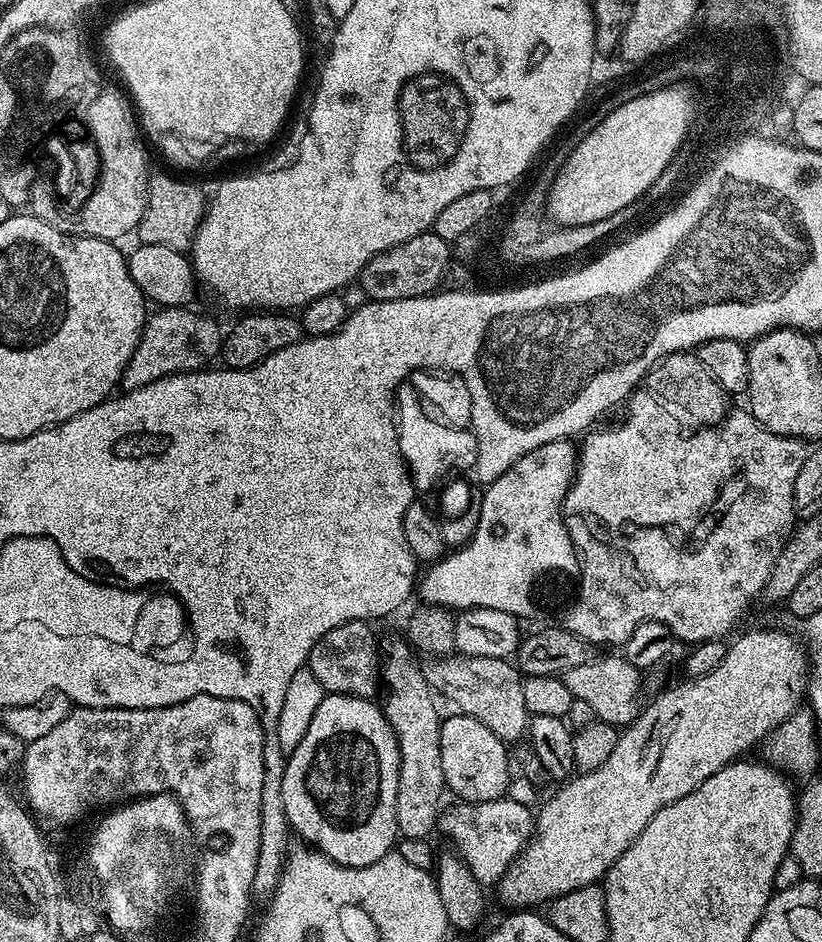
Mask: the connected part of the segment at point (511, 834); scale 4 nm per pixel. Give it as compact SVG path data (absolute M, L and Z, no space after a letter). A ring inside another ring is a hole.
M510 798L490 802L456 802L453 808L445 807L438 821L439 831L452 839L451 847L470 866L470 874L485 886L499 885L506 870L514 863L516 856L528 845L534 835L534 812L522 802Z

